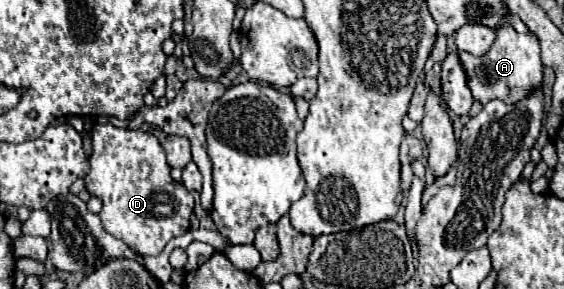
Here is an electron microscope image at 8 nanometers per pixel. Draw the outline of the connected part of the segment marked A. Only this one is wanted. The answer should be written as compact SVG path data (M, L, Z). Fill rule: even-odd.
M503 24L497 30L497 40L493 42L491 50L485 56L471 56L469 52L457 52L467 72L467 86L471 88L473 100L481 102L483 106L491 98L499 98L505 104L515 104L527 98L533 90L537 90L543 82L543 64L539 56L539 40L535 34L519 34L513 26Z

